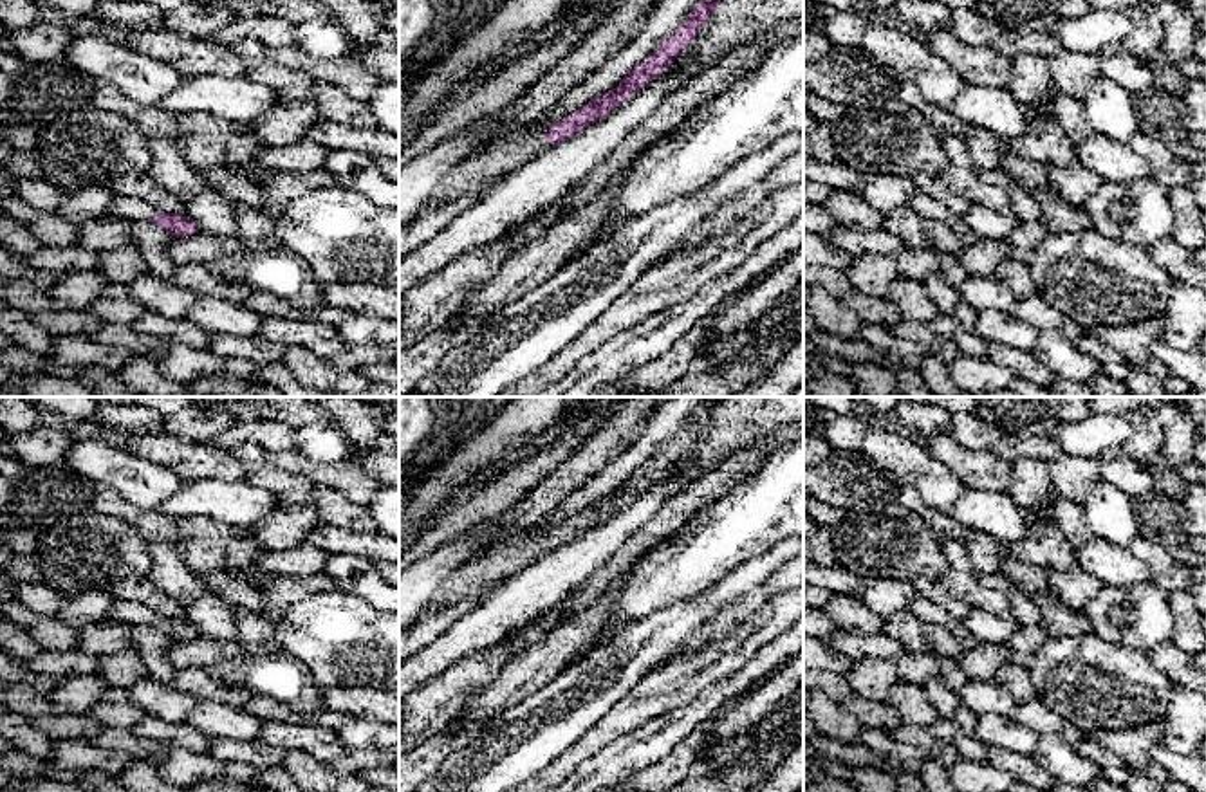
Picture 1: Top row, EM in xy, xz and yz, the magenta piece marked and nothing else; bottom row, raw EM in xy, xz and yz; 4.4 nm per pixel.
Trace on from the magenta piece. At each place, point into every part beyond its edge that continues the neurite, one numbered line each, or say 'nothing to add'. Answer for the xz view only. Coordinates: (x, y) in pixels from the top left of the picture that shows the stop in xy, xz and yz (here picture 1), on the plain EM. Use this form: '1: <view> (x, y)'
1: xz (504, 560)

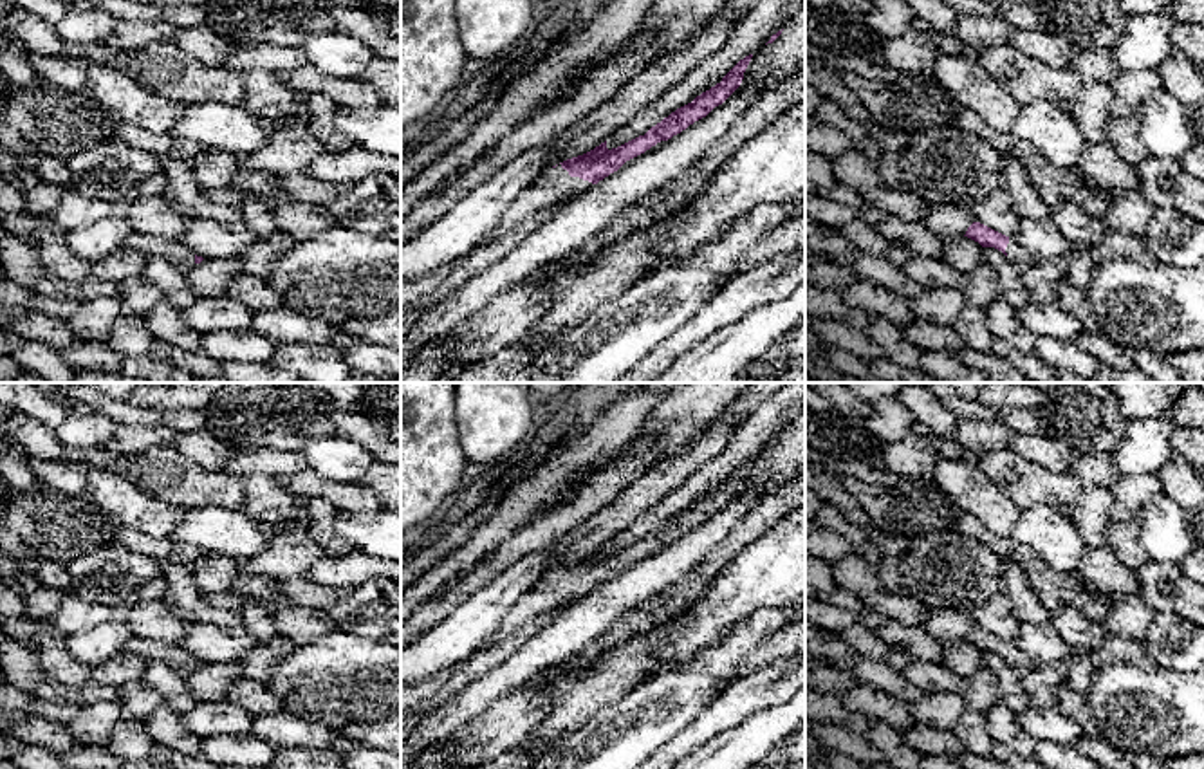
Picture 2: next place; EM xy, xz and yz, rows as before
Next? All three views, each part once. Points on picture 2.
1: xz (556, 592)

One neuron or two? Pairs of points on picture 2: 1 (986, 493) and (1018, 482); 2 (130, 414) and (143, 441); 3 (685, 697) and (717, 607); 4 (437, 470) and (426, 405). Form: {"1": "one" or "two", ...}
{"1": "two", "2": "two", "3": "two", "4": "one"}

